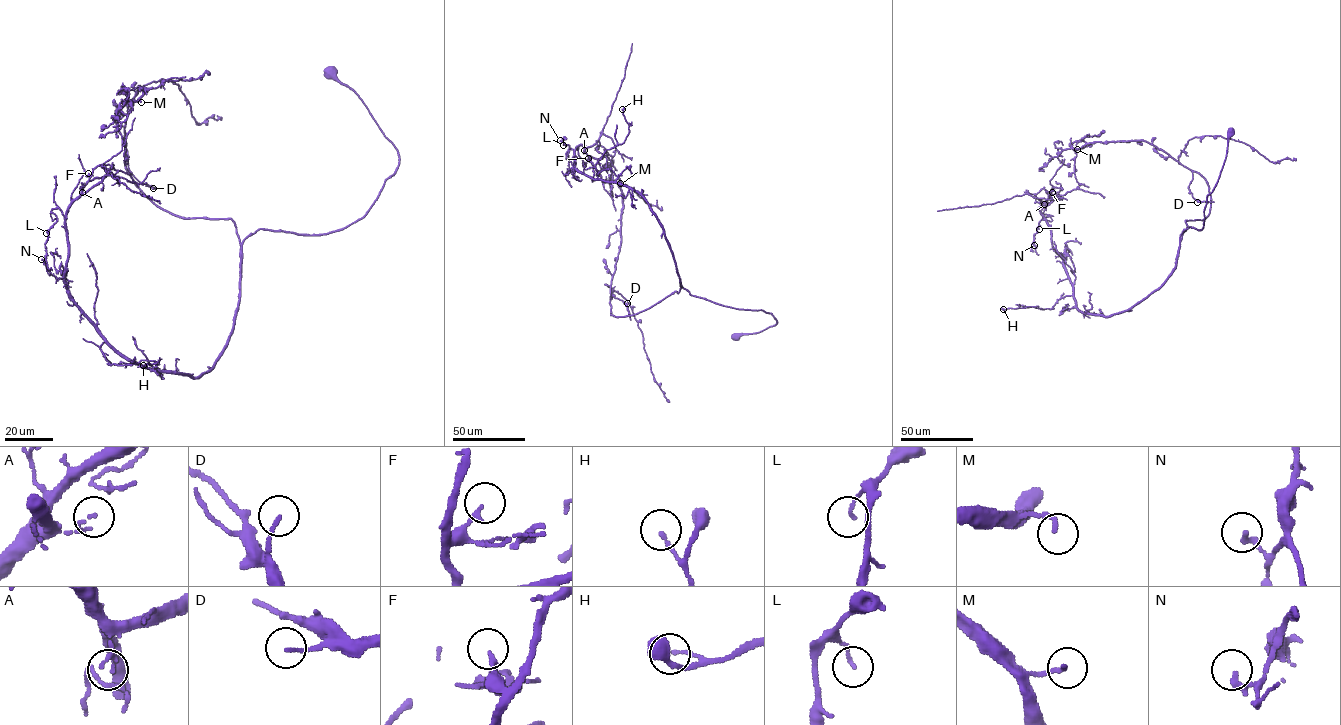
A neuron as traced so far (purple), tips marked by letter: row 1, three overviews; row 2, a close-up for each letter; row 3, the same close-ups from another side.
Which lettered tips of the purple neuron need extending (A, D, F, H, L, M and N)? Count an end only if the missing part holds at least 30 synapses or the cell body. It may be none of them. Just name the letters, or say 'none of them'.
none of them

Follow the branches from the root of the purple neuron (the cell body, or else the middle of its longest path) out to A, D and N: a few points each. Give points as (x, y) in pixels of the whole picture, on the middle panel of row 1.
A: (735, 337), (777, 320), (762, 310), (691, 295), (647, 201), (576, 170), (574, 150), (584, 150)
D: (735, 337), (777, 320), (762, 310), (691, 295), (681, 286), (635, 314), (611, 314), (612, 294), (627, 303)
N: (735, 337), (777, 320), (691, 295), (647, 201), (576, 170), (574, 151), (566, 156), (560, 140)

